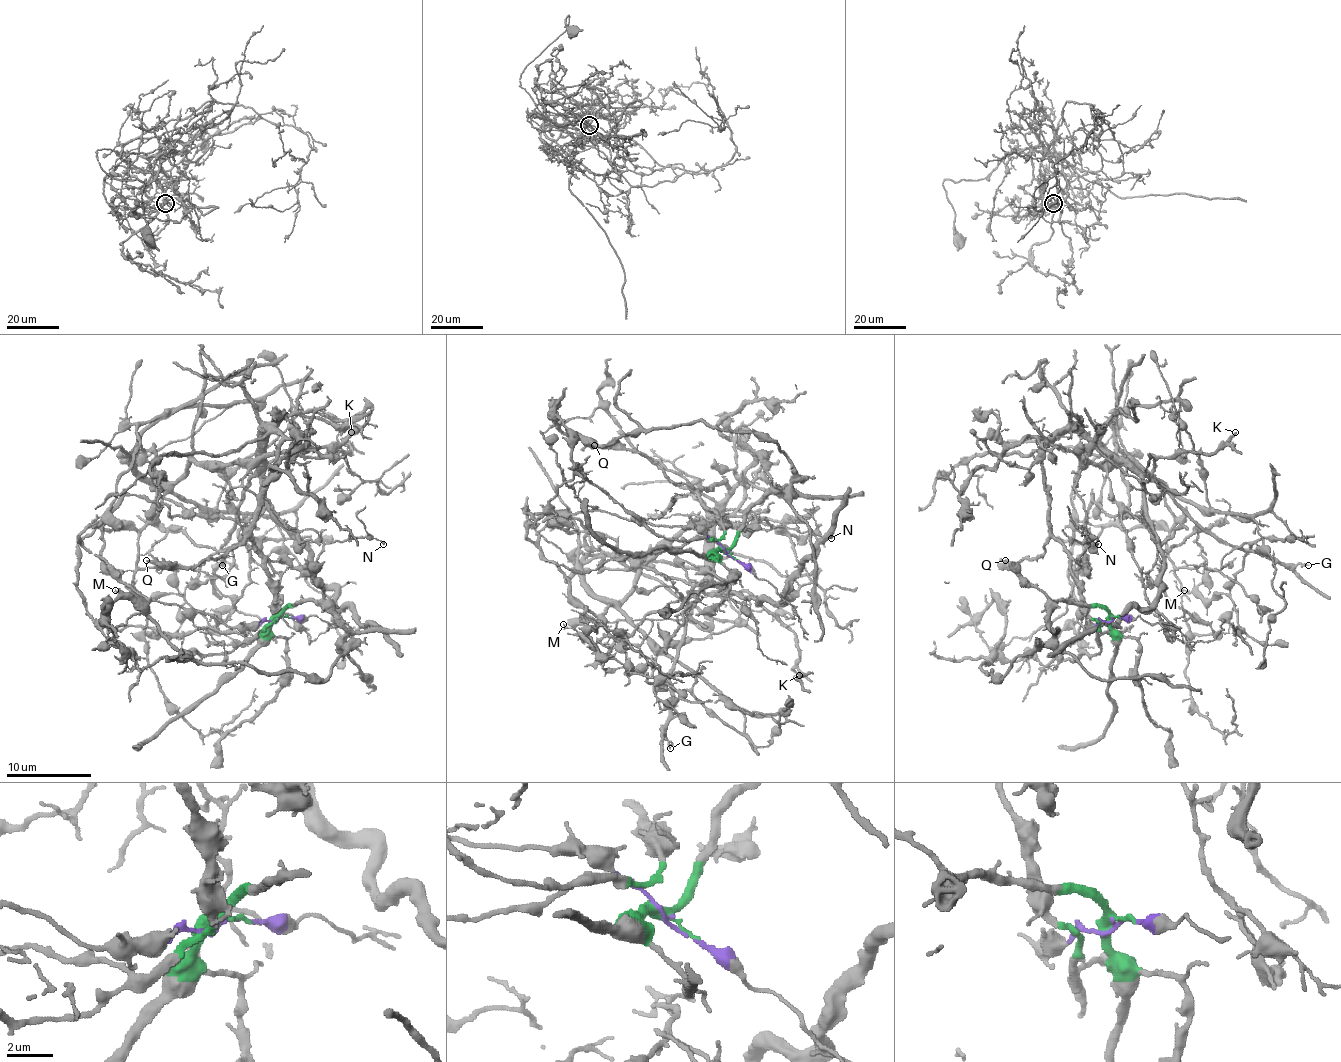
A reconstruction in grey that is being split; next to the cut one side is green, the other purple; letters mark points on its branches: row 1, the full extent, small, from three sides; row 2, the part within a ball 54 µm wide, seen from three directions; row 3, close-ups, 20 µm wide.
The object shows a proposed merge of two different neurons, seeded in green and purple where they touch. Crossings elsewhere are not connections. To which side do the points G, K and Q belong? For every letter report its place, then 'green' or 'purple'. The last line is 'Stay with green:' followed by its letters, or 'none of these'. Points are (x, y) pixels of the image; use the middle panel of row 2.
G: (670, 748) | green
K: (799, 675) | green
Q: (594, 445) | green
Stay with green: G, K, Q

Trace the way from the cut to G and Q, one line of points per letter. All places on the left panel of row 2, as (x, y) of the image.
G: (279, 617), (271, 622), (273, 583), (251, 534), (277, 432), (266, 436), (266, 464), (249, 481), (221, 564)
Q: (279, 617), (271, 622), (273, 583), (264, 570), (264, 555), (247, 538), (196, 566), (159, 566), (147, 560)

